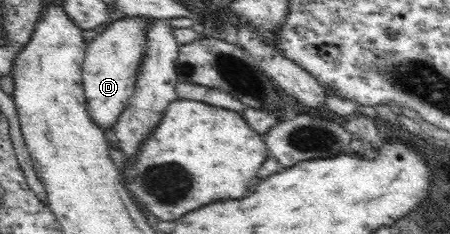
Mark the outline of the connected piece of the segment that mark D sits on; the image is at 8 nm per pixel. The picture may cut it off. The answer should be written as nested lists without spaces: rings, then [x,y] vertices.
[[[143,18],[112,19],[111,26],[86,44],[85,58],[83,58],[83,89],[88,101],[87,111],[91,119],[102,129],[109,128],[117,120],[118,114],[126,102],[135,95],[135,82],[137,82],[137,68],[141,66],[141,58],[147,50],[145,28],[149,26]]]

